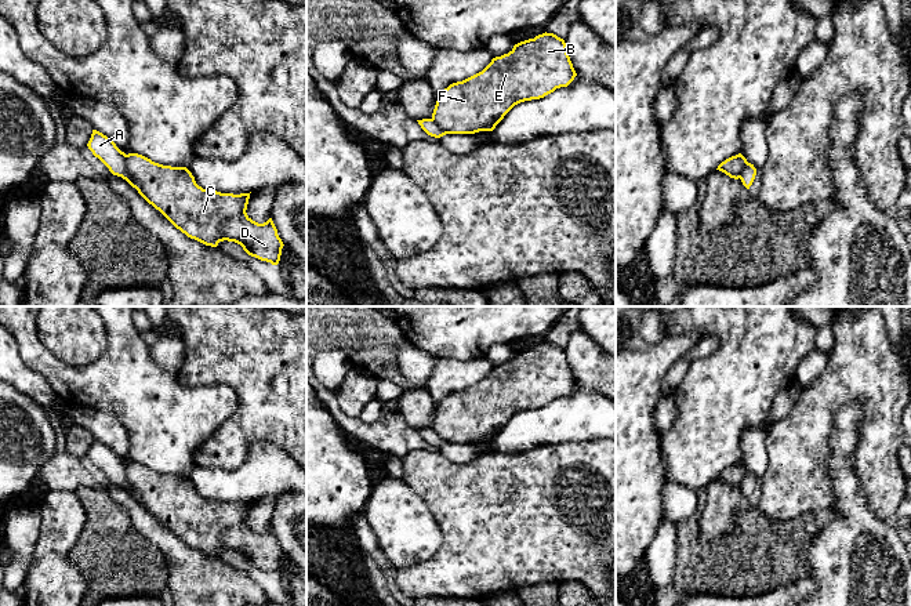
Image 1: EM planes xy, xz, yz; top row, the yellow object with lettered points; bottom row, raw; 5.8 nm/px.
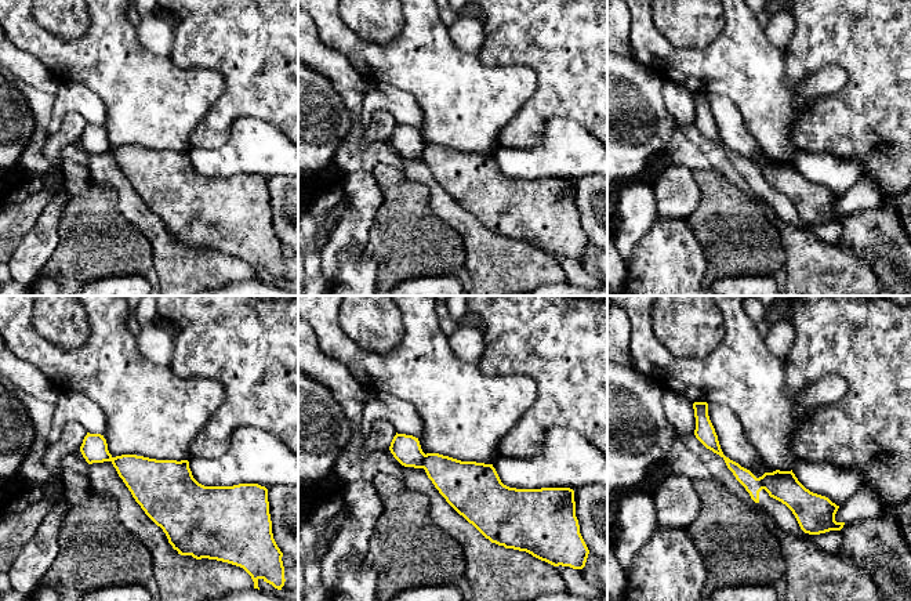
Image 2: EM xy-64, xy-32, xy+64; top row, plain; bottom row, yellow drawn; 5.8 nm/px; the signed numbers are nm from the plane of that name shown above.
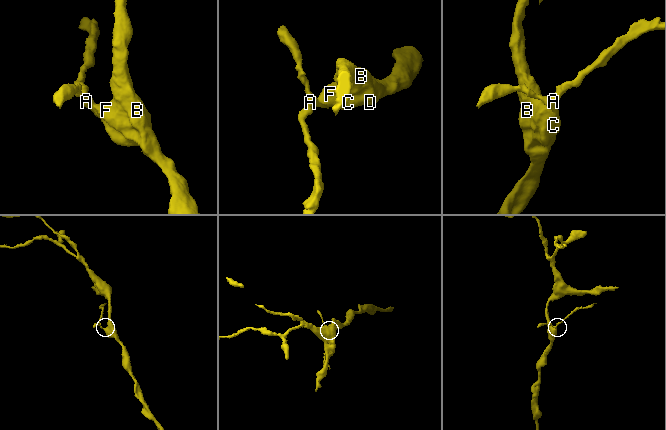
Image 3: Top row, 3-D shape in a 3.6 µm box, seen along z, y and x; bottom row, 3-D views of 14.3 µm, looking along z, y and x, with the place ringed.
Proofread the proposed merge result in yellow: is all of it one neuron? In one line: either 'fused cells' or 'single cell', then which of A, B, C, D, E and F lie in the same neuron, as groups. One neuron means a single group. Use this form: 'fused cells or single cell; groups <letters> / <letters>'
fused cells; groups A / B C D E F

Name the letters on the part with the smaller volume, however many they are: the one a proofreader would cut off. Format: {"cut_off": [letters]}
{"cut_off": ["A"]}

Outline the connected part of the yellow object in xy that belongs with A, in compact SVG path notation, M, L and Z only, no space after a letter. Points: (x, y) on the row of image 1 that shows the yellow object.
M92 130L87 146L92 155L109 168L113 175L121 177L133 188L137 188L137 184L133 181L127 171L126 153L121 152L110 138L97 130Z

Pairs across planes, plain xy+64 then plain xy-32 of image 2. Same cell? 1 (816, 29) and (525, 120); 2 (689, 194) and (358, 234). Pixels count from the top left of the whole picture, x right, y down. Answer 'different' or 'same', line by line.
1: same
2: same

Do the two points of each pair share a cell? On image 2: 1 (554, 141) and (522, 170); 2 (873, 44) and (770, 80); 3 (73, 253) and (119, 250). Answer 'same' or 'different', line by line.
1: same
2: different
3: same

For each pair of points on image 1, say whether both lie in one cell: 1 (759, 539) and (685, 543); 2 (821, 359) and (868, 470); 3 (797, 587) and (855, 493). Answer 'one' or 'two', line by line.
1: one
2: two
3: two

